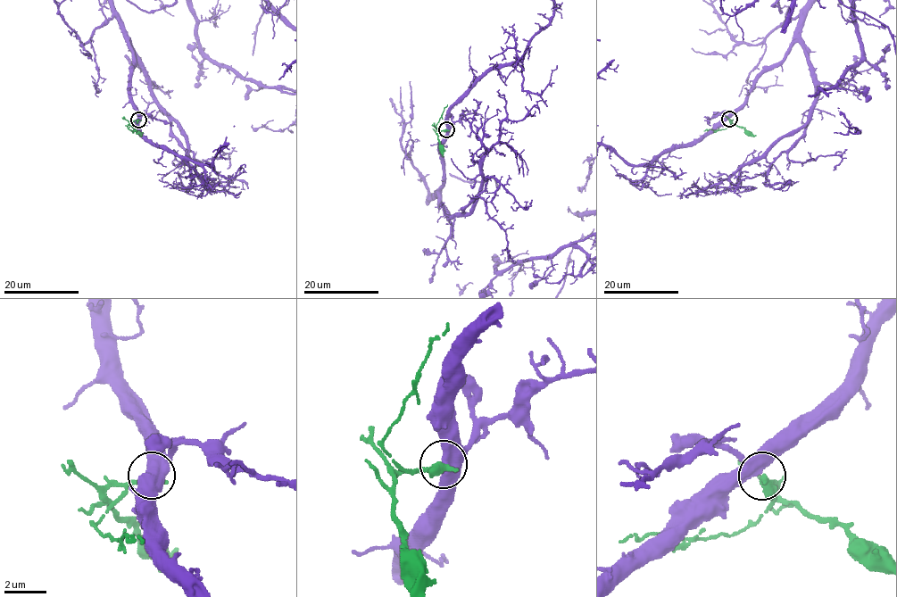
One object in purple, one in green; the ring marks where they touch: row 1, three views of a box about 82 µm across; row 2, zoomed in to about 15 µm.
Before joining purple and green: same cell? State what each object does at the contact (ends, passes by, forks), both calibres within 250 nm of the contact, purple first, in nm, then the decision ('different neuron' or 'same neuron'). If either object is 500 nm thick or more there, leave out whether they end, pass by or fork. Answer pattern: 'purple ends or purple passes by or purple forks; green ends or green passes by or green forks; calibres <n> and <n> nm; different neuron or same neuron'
purple forks; green passes by; calibres 440 and 340 nm; different neuron

